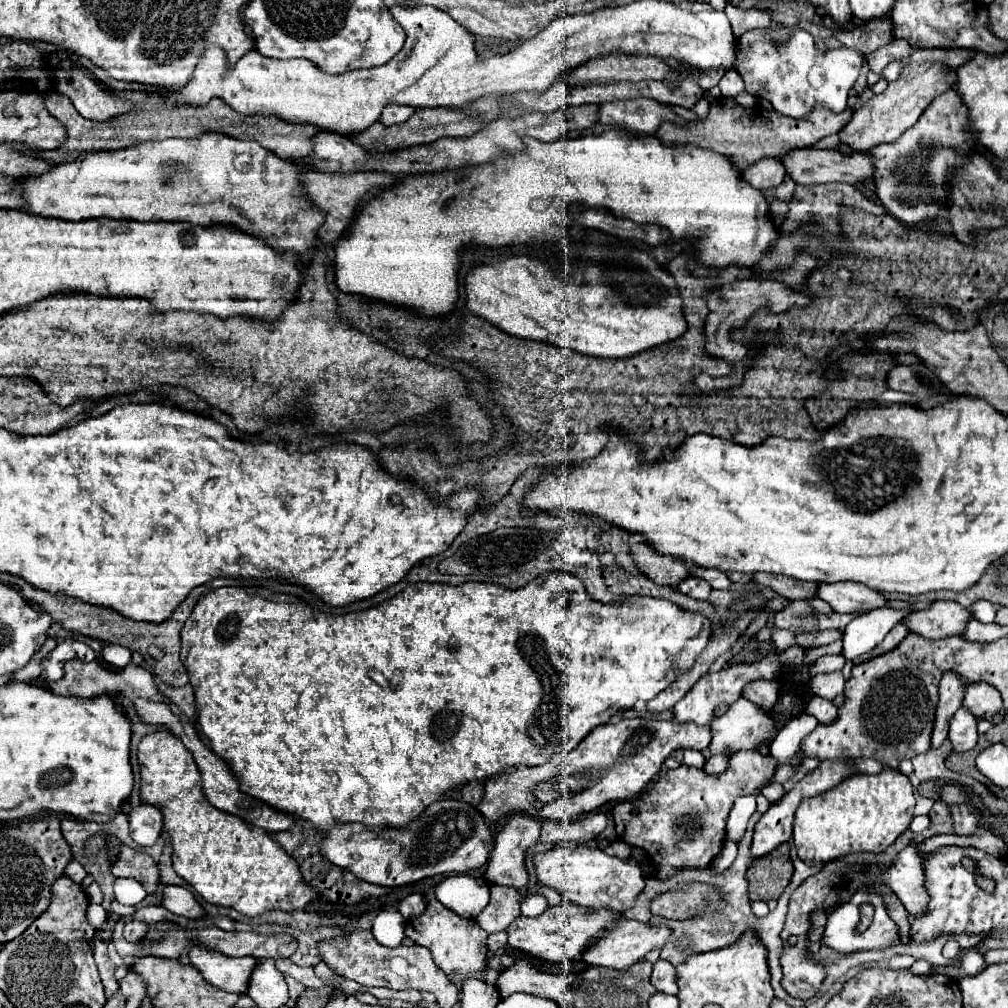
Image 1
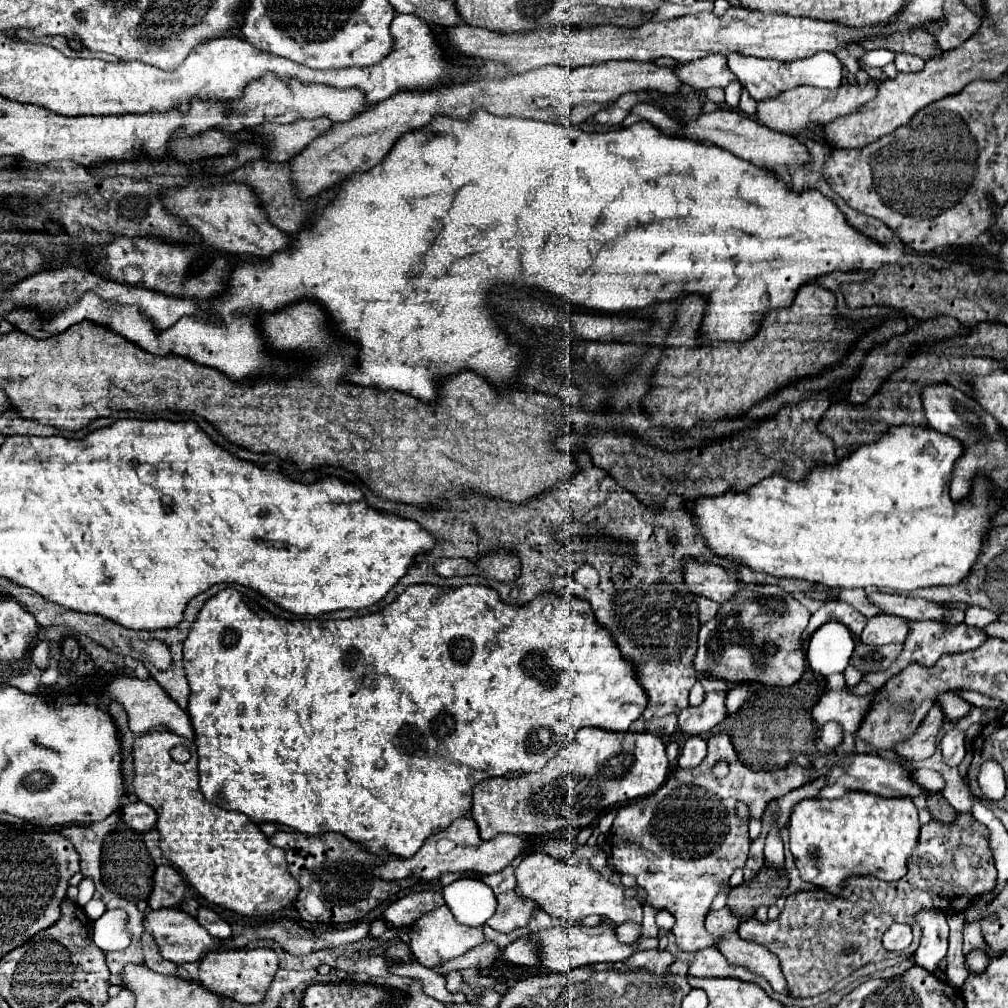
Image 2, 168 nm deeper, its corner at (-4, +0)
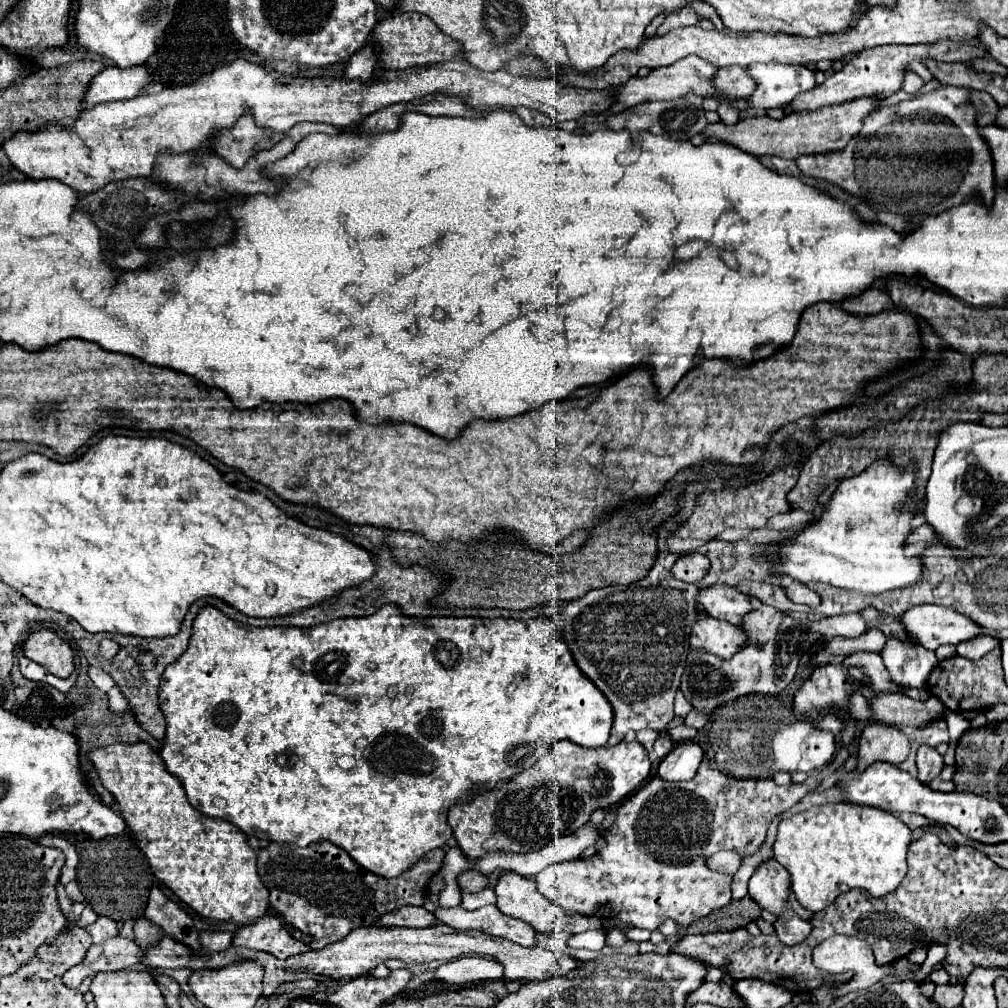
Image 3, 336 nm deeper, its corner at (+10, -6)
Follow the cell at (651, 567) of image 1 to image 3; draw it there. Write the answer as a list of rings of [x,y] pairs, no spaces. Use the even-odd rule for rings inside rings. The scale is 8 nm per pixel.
[[[724,583],[702,587],[696,593],[696,601],[704,609],[704,613],[708,613],[716,619],[730,621],[734,625],[738,625],[742,621],[742,617],[748,611],[752,611],[748,597],[742,591],[738,591],[736,587],[730,587]]]

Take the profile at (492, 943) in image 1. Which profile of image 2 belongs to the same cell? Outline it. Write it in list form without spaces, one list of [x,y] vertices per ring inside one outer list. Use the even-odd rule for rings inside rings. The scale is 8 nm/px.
[[[482,943],[474,949],[470,949],[468,953],[464,953],[462,957],[458,957],[458,959],[450,959],[450,961],[444,961],[444,963],[432,967],[432,971],[440,973],[440,975],[448,975],[450,971],[458,971],[458,969],[464,969],[464,967],[484,969],[484,967],[490,967],[490,961],[494,961],[496,953],[500,953],[500,949],[496,945]]]

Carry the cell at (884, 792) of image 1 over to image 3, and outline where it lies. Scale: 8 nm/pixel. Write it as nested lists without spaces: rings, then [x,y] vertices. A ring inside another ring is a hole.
[[[826,803],[782,819],[774,843],[774,859],[790,873],[792,891],[808,911],[816,913],[828,907],[840,893],[864,889],[874,897],[894,891],[906,875],[906,853],[912,843],[912,831],[896,815],[854,803]]]

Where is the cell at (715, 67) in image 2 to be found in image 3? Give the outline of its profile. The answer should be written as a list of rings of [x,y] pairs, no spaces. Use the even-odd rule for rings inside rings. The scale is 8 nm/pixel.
[[[720,67],[716,71],[712,83],[720,95],[728,95],[730,99],[744,99],[744,97],[752,95],[752,91],[754,91],[754,81],[748,77],[746,67]]]

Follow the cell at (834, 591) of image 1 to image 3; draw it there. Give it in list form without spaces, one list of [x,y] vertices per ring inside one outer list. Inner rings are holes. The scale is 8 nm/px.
[[[940,605],[910,607],[900,615],[900,623],[920,645],[932,651],[944,643],[958,645],[982,633],[974,621]]]

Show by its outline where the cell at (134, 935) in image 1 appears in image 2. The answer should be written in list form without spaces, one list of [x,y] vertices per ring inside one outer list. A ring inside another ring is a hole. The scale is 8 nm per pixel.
[[[144,933],[142,949],[144,949],[144,963],[146,963],[146,967],[150,967],[150,969],[154,969],[158,973],[164,973],[164,975],[178,975],[178,965],[176,963],[170,963],[170,961],[158,957],[158,947],[150,939],[150,933]]]

